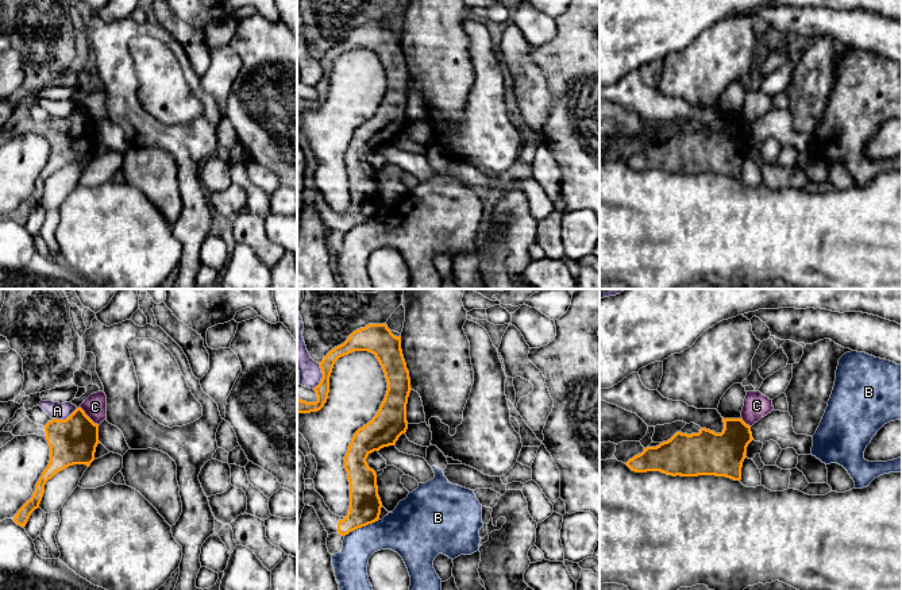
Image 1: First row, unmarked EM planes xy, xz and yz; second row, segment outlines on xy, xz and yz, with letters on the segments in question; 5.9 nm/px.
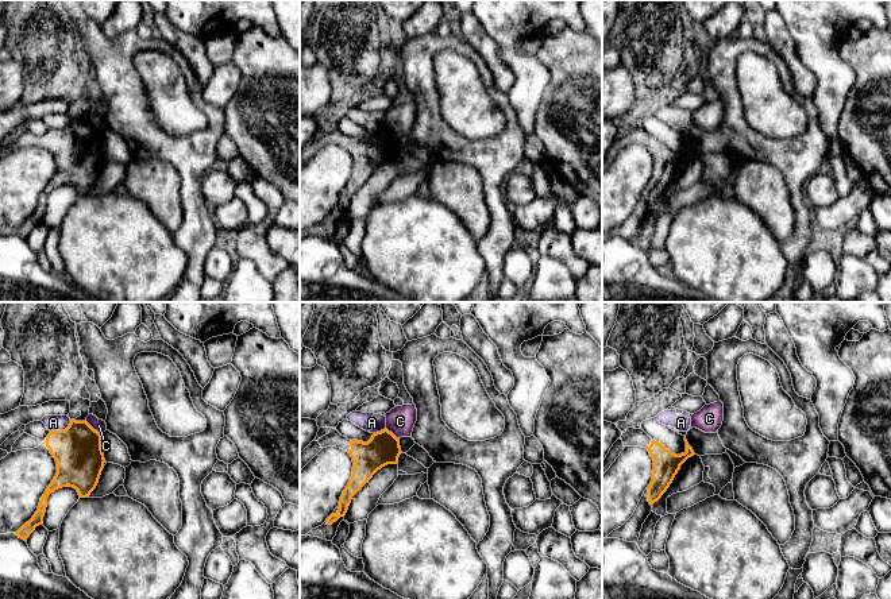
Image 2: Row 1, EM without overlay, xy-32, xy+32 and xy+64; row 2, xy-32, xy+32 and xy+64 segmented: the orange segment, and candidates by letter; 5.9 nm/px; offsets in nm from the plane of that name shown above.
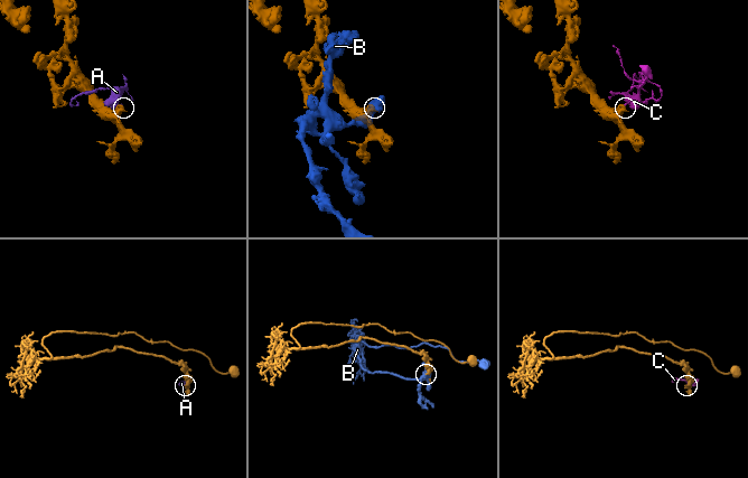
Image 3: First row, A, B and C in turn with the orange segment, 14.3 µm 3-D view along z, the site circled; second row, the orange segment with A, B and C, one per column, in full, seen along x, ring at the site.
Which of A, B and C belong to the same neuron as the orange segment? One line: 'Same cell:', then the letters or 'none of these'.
Same cell: none of these

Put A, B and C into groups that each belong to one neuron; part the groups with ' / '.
A / B / C

